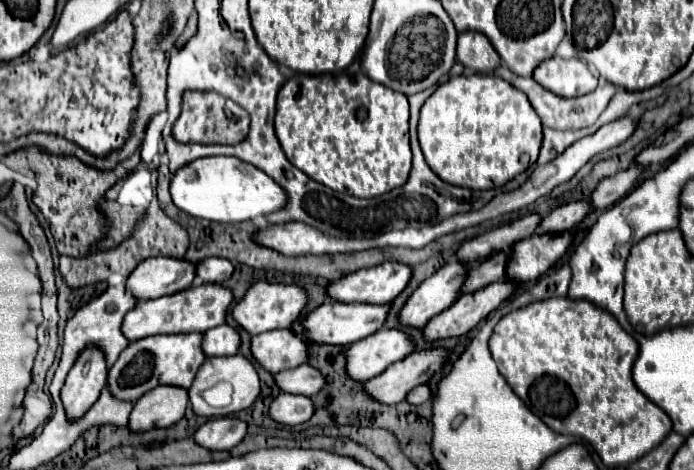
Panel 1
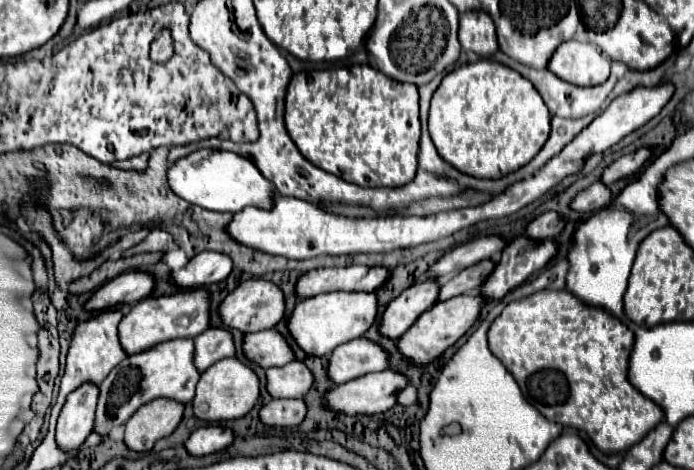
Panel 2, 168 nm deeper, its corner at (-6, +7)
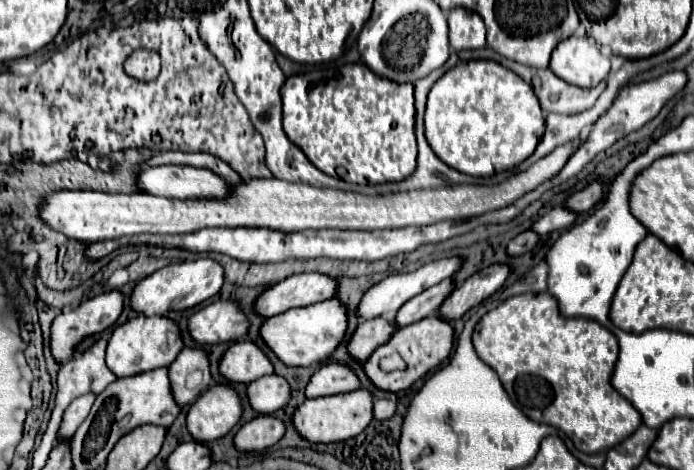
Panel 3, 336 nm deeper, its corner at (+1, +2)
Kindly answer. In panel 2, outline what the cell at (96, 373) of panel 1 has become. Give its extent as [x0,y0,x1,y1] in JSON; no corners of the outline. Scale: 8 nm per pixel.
[56,382,98,448]

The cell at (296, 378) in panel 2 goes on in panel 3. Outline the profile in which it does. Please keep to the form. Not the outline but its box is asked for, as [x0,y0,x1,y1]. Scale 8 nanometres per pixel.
[247,375,289,415]

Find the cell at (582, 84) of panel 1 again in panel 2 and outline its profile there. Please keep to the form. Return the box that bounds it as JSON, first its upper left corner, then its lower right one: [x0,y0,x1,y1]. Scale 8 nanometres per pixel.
[548,40,610,86]

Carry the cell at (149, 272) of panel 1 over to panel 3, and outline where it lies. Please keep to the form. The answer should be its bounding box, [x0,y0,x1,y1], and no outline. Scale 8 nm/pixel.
[51,291,123,365]

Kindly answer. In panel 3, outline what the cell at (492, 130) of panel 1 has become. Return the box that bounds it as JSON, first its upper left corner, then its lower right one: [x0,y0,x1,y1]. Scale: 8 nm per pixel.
[425,61,545,177]

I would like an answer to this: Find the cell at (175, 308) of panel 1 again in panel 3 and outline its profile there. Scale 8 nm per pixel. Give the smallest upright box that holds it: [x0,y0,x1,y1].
[107,315,183,377]

